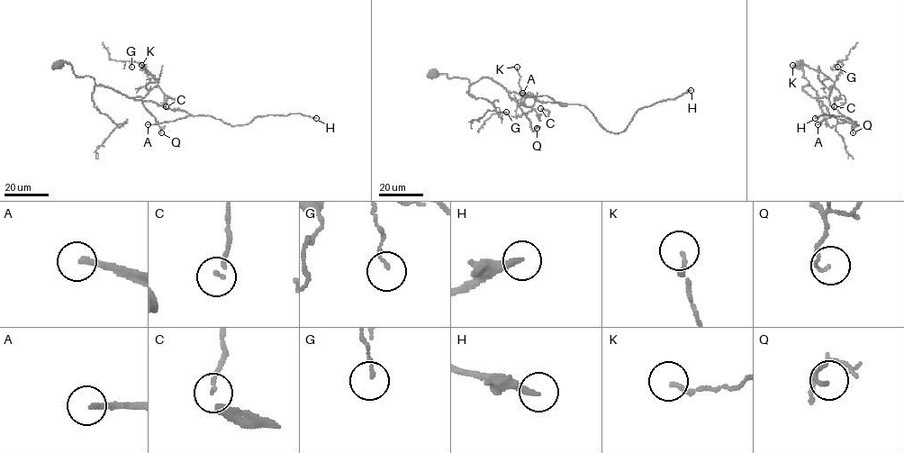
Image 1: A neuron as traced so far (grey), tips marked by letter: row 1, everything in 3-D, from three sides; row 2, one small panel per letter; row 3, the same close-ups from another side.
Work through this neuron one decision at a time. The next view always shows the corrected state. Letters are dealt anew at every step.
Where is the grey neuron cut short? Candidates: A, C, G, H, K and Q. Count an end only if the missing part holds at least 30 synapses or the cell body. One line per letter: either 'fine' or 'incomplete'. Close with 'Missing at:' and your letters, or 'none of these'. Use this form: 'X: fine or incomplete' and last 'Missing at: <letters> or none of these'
A: incomplete
C: fine
G: fine
H: incomplete
K: fine
Q: fine
Missing at: A, H

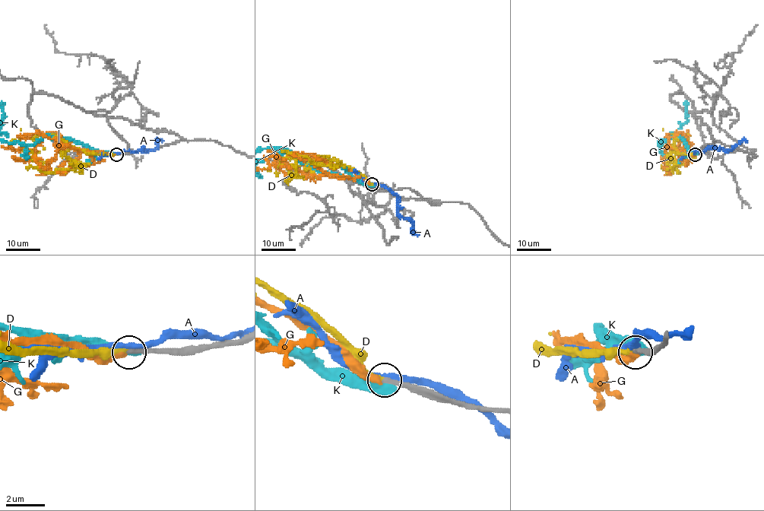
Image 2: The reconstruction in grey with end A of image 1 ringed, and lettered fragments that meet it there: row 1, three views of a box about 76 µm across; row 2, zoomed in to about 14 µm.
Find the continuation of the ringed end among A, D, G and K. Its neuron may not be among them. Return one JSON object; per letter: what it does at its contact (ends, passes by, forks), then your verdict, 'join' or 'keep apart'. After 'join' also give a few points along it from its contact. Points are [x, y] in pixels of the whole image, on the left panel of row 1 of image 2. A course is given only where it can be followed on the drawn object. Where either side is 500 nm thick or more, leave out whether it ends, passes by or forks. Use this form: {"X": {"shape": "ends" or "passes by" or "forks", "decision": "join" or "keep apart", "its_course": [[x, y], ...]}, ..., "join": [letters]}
{"A": {"shape": "passes by", "decision": "keep apart"}, "D": {"shape": "ends", "decision": "join", "its_course": [[116, 153], [71, 147], [64, 154], [74, 166], [52, 172], [42, 171], [39, 161], [32, 159], [39, 152]]}, "G": {"shape": "ends", "decision": "keep apart"}, "K": {"shape": "ends", "decision": "keep apart"}, "join": ["D"]}

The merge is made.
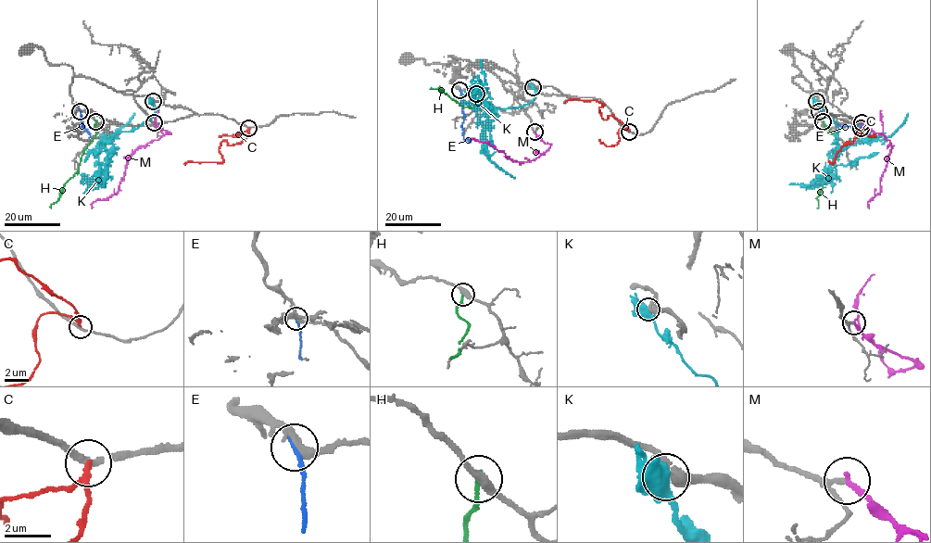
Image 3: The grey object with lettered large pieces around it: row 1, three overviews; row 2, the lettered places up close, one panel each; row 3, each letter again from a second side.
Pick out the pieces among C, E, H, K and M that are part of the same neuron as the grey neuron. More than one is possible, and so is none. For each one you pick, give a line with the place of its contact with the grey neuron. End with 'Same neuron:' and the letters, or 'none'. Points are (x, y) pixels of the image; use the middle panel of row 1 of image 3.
M: contact (534, 132)
Same neuron: M

